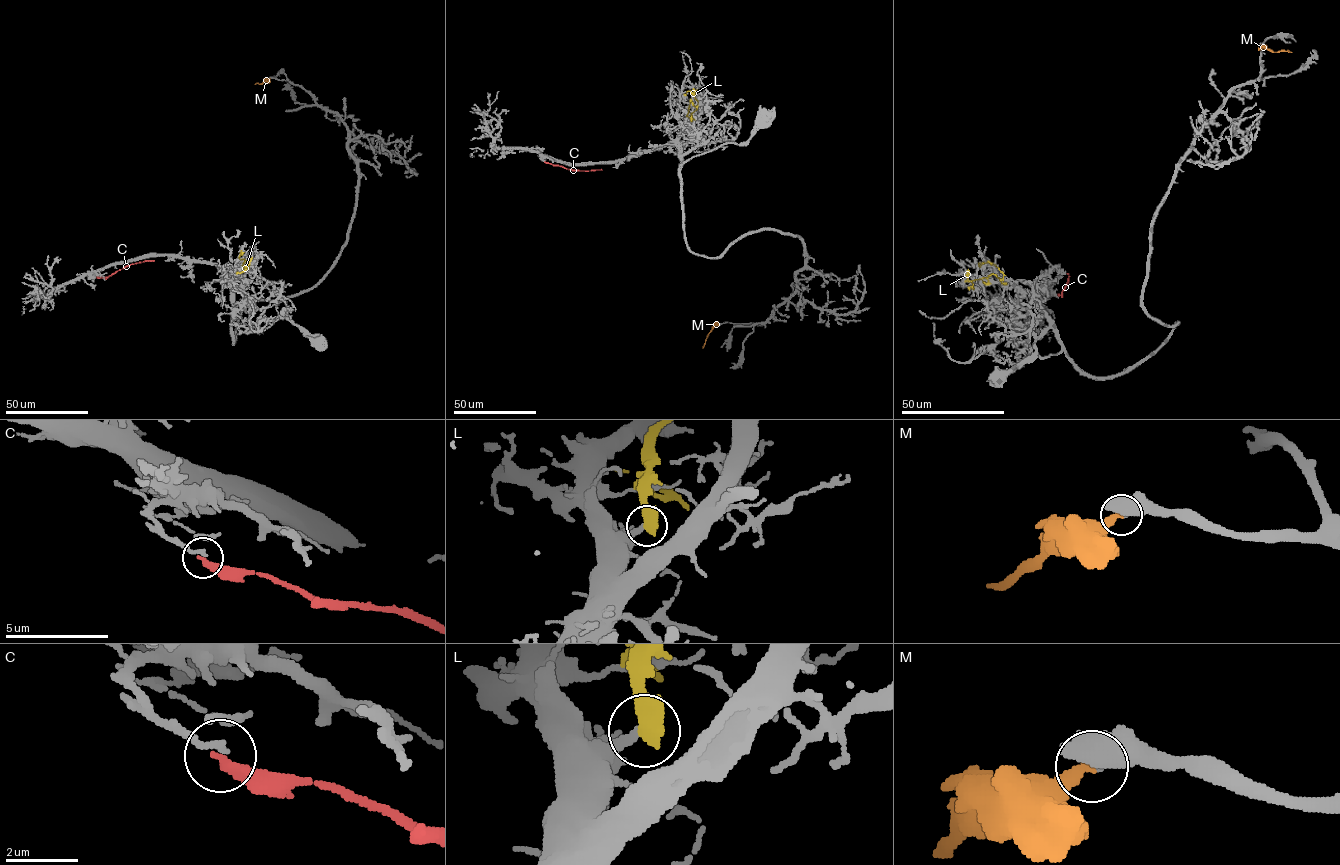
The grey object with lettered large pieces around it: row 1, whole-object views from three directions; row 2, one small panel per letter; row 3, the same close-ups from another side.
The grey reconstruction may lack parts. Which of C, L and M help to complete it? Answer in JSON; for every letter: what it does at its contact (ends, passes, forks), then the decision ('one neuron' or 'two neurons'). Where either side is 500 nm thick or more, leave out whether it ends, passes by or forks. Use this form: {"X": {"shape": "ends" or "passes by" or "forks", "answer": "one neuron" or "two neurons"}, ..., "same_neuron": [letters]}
{"C": {"shape": "ends", "answer": "two neurons"}, "L": {"answer": "two neurons"}, "M": {"answer": "one neuron"}, "same_neuron": ["M"]}

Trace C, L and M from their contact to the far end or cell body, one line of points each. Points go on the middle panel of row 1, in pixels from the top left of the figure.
C: (544, 161), (576, 170), (602, 170)
L: (691, 121), (697, 100), (689, 90), (683, 95)
M: (718, 325), (714, 325), (703, 348)

